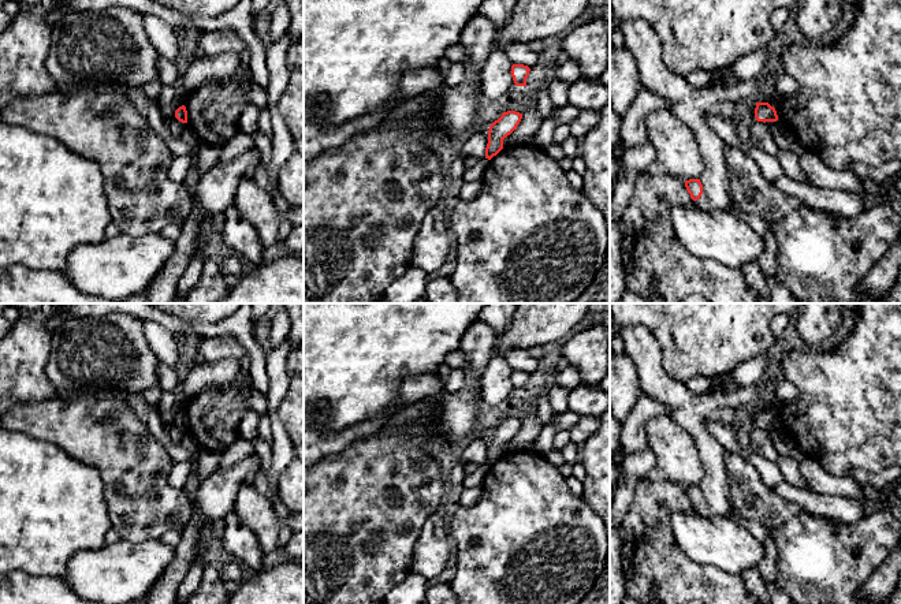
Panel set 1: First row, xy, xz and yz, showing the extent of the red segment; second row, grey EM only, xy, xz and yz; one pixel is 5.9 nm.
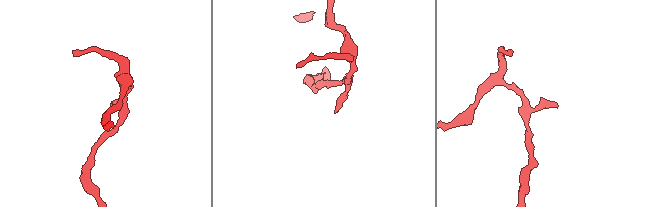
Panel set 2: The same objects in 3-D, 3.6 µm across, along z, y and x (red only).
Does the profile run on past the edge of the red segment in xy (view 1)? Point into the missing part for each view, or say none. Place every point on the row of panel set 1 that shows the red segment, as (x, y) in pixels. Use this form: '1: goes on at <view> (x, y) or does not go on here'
1: does not go on here

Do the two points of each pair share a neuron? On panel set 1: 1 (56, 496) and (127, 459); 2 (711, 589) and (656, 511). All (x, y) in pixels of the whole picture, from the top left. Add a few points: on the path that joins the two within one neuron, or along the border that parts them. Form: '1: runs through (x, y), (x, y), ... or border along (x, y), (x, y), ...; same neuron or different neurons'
1: border along (71, 457), (90, 465), (99, 473), (107, 506); different neurons
2: runs through (691, 575), (656, 541), (656, 532); same neuron

